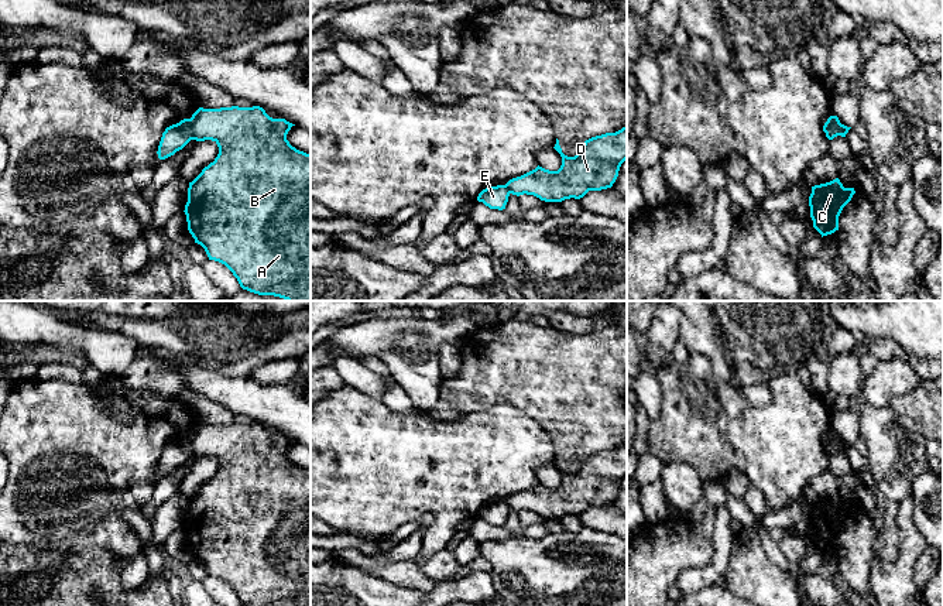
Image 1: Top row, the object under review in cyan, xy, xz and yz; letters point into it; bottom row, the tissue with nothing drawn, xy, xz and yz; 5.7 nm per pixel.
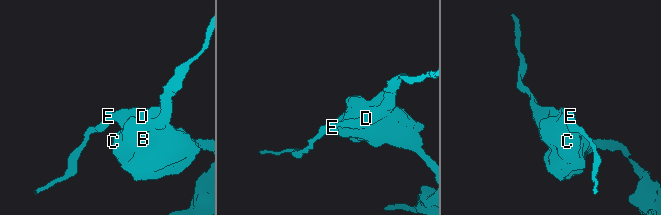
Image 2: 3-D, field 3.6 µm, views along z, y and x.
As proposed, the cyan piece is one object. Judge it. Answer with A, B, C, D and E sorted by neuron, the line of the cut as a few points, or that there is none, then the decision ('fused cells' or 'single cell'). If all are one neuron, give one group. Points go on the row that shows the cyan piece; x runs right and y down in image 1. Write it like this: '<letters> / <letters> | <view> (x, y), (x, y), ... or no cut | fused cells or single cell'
A B C D / E | xy (189, 119), (194, 139) | fused cells

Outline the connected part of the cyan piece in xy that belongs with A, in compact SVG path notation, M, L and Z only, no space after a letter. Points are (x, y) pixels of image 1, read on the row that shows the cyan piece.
M260 106L253 107L220 107L203 109L199 107L191 117L191 130L193 140L205 141L212 140L219 147L219 154L213 162L202 170L202 172L189 182L188 202L185 205L185 215L188 230L200 244L209 260L224 264L237 278L240 287L258 295L274 295L287 301L311 301L311 154L296 150L287 140L291 127L295 126L285 119L272 119Z

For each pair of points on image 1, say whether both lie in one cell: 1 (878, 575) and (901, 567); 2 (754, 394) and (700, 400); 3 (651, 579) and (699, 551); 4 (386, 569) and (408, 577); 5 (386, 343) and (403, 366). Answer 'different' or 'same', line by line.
1: same
2: same
3: same
4: same
5: same

